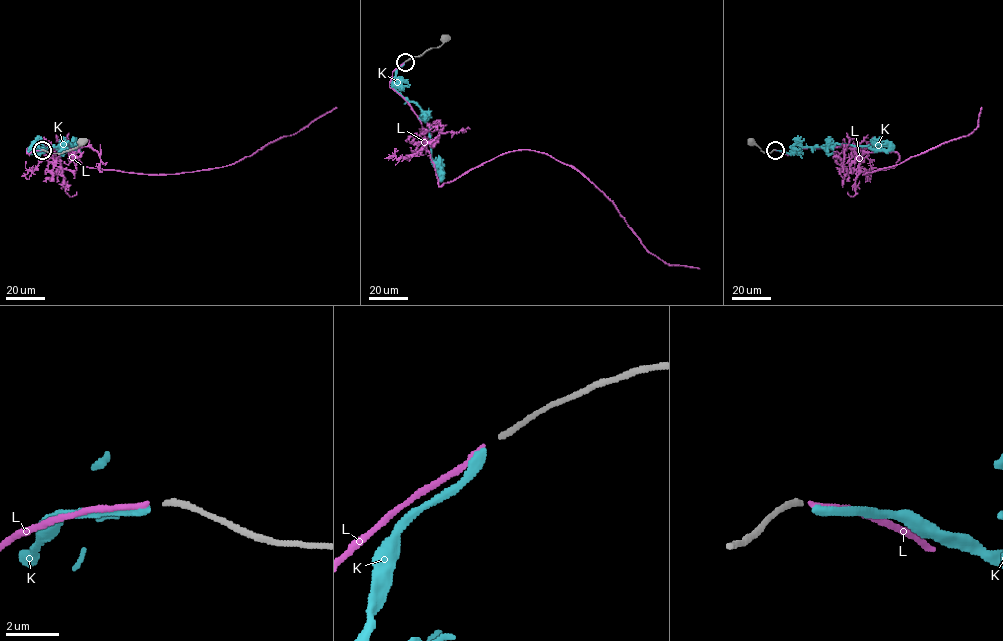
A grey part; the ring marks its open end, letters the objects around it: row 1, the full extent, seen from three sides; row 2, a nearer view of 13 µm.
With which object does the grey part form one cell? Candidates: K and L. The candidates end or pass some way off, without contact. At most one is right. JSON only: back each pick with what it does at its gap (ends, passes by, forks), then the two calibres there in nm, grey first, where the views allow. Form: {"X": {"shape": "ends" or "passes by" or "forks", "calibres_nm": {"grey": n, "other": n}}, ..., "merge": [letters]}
{"L": {"shape": "ends", "calibres_nm": {"grey": 240, "other": 180}}, "merge": ["L"]}

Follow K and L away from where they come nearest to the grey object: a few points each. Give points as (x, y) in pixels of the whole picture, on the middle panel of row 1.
K: (403, 63), (398, 69), (393, 84), (421, 110), (422, 118), (429, 126), (431, 162), (440, 175), (438, 155)
L: (403, 62), (389, 86), (421, 124), (439, 186), (504, 153), (543, 152), (594, 184), (650, 253), (699, 268)

